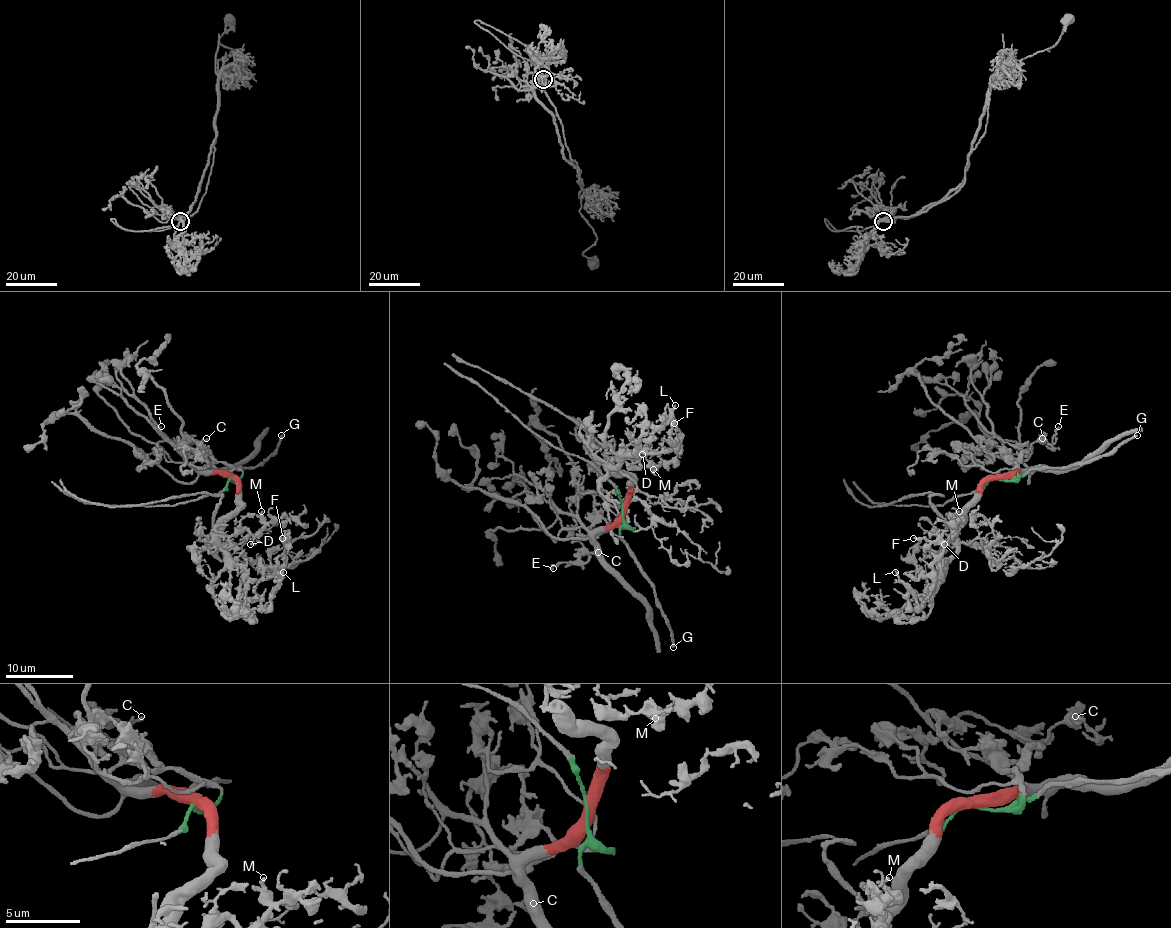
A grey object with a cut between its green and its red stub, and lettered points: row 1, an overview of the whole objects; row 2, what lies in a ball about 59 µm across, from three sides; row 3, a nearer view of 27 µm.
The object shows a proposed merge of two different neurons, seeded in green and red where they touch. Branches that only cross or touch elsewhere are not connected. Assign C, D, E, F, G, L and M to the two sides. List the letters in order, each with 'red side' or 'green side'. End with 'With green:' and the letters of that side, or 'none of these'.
C: green side
D: red side
E: green side
F: red side
G: green side
L: red side
M: red side
With green: C, E, G

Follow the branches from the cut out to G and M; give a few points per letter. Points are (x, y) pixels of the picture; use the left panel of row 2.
G: (231, 478), (229, 473), (232, 470), (254, 468), (274, 451), (281, 434)
M: (231, 478), (237, 483), (237, 510), (222, 534), (234, 536), (246, 531), (256, 534), (263, 526), (261, 510)

